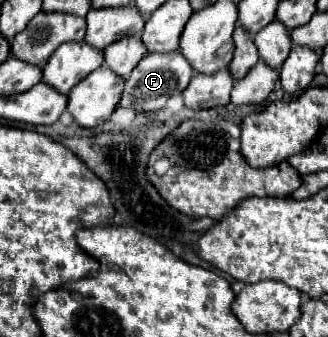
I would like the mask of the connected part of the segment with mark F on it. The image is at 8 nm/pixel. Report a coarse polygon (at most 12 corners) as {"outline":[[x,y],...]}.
{"outline":[[175,50],[147,54],[121,106],[155,112],[187,88],[193,68]]}

